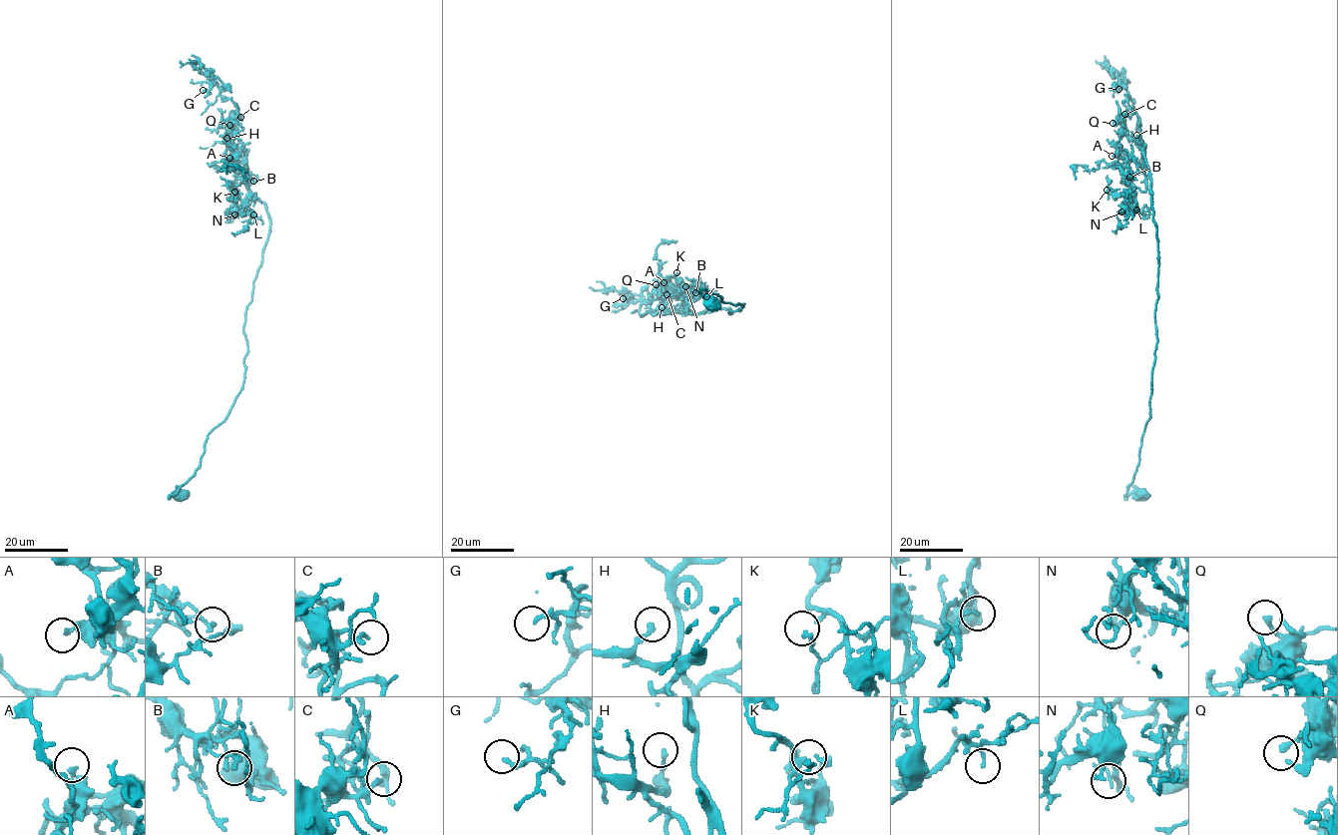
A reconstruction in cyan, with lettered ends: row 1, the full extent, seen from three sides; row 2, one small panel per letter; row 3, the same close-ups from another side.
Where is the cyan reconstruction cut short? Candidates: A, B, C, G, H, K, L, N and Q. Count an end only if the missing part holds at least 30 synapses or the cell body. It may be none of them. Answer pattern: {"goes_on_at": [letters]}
{"goes_on_at": []}

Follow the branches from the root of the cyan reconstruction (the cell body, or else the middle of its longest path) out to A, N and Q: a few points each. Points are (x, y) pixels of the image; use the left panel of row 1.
A: (180, 495), (169, 496), (194, 474), (242, 386), (245, 310), (270, 224), (232, 156), (227, 170), (229, 158)
N: (180, 495), (169, 496), (243, 383), (245, 310), (270, 217), (254, 197), (234, 214)
Q: (180, 495), (169, 496), (194, 474), (242, 386), (245, 310), (270, 224), (230, 154), (229, 125)

